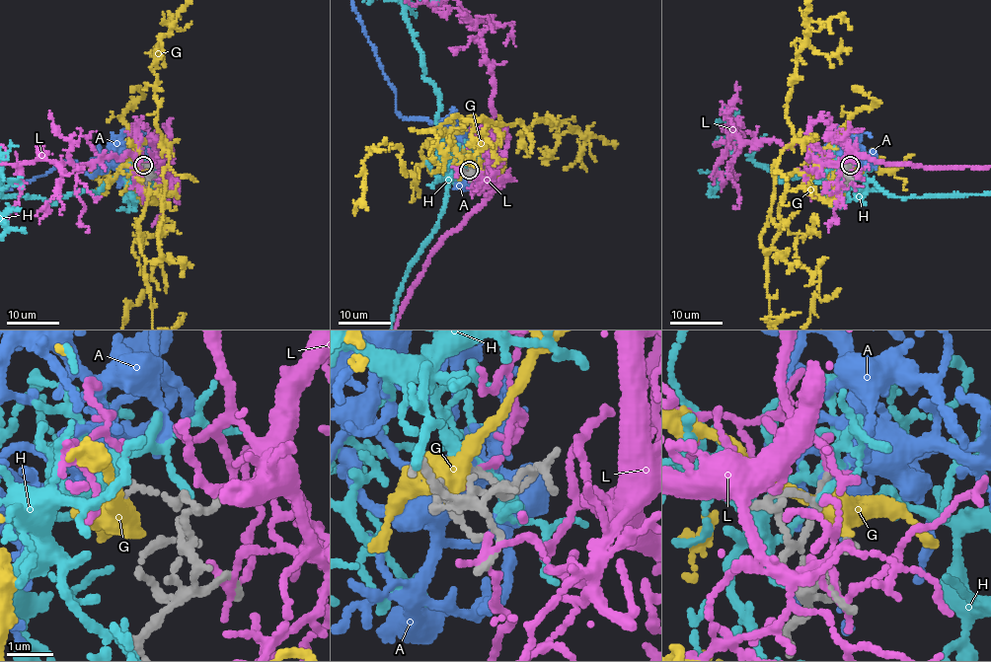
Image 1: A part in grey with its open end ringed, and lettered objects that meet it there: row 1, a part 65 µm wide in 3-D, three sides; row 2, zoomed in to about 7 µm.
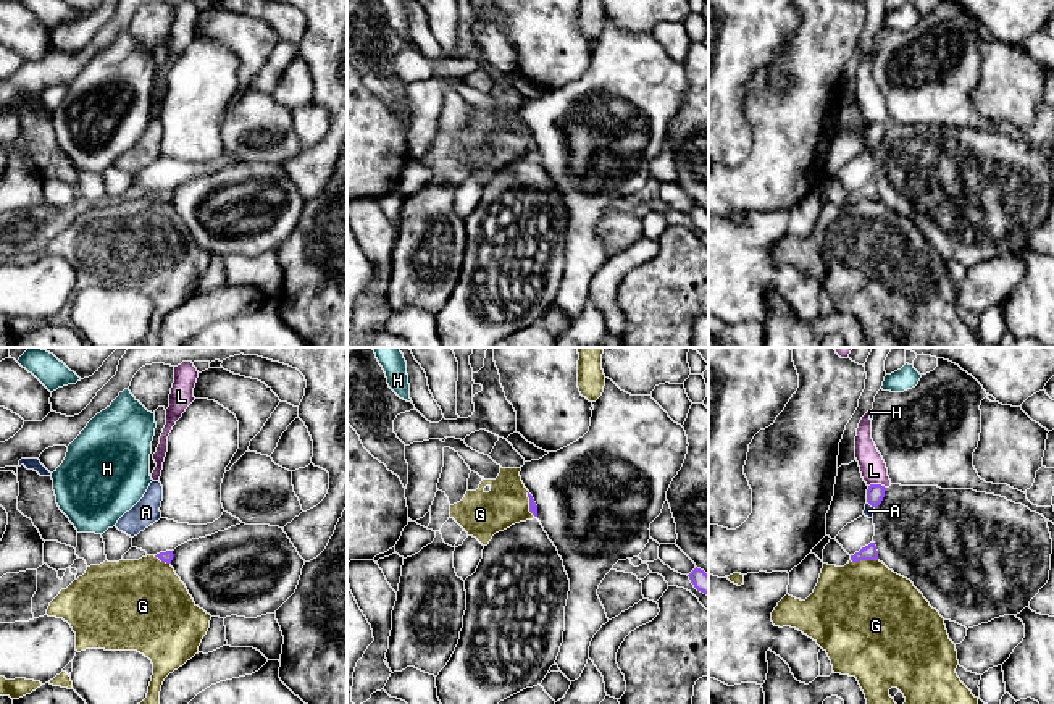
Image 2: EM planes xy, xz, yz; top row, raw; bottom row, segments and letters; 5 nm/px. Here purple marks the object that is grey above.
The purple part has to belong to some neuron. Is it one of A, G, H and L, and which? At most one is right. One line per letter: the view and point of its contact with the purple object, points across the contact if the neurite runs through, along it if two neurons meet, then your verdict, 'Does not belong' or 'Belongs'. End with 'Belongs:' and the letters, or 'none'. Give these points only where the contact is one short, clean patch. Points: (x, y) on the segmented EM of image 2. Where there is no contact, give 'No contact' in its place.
A: Touches purple at yz (872, 506). Boundary: yz (867, 501), (875, 507). Does not belong
G: Touches purple at yz (864, 559). Boundary: yz (851, 559), (877, 561). Does not belong
H: No contact. Belongs
L: Touches purple at yz (877, 485). Does not belong
Belongs: H

